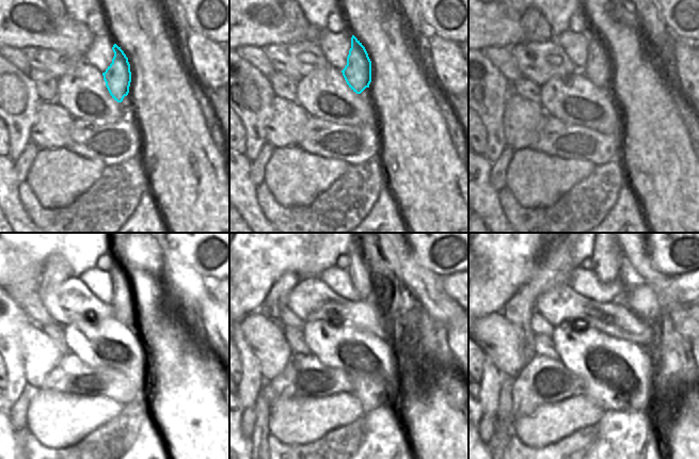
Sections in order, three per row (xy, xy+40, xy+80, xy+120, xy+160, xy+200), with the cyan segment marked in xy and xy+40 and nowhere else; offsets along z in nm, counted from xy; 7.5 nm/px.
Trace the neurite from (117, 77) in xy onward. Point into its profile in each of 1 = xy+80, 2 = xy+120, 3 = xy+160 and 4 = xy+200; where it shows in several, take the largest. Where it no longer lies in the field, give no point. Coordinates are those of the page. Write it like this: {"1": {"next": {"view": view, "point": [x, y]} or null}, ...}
{"1": {"next": {"view": "xy+80", "point": [599, 69]}}, "2": {"next": {"view": "xy+120", "point": [122, 287]}}, "3": {"next": {"view": "xy+160", "point": [367, 259]}}, "4": {"next": {"view": "xy+200", "point": [608, 259]}}}

